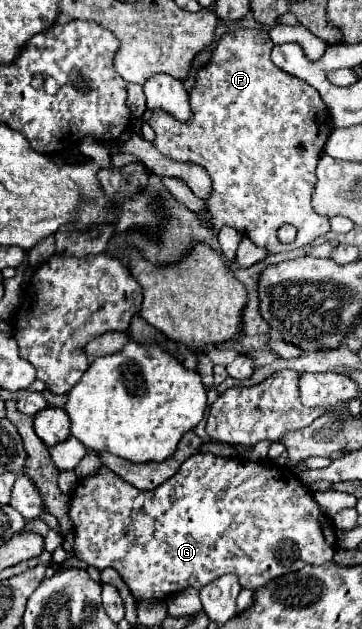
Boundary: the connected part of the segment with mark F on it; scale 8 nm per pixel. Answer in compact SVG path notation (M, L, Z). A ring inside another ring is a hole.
M235 30L225 34L217 44L211 62L197 72L197 84L189 92L189 102L195 112L193 122L181 126L181 122L169 114L155 110L149 118L149 126L157 134L153 146L161 154L179 162L195 162L209 172L213 180L213 194L205 202L209 206L211 222L201 220L201 224L213 234L219 234L221 226L229 224L257 246L277 254L309 246L313 240L329 232L329 220L321 218L311 208L311 190L317 158L331 134L331 124L317 90L309 88L307 82L297 82L297 78L289 78L289 74L277 70L271 62L271 48L273 42L265 30ZM317 110L323 110L323 134L319 134ZM283 224L297 228L297 238L291 244L283 244L277 238L277 230Z

